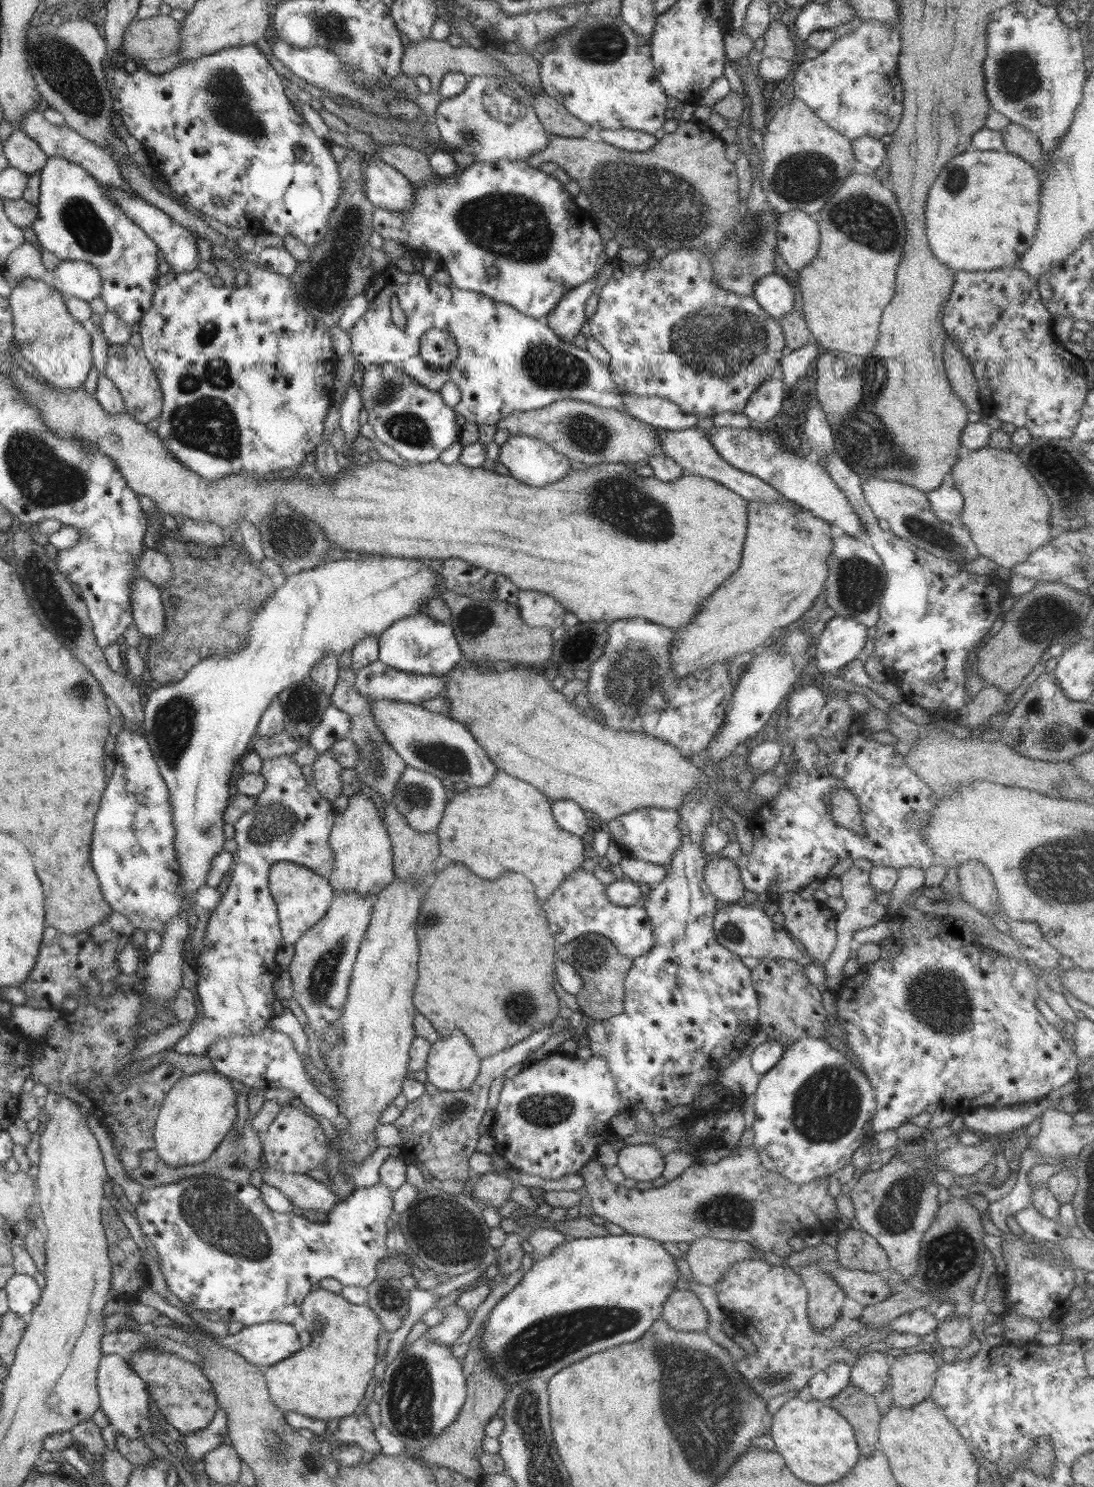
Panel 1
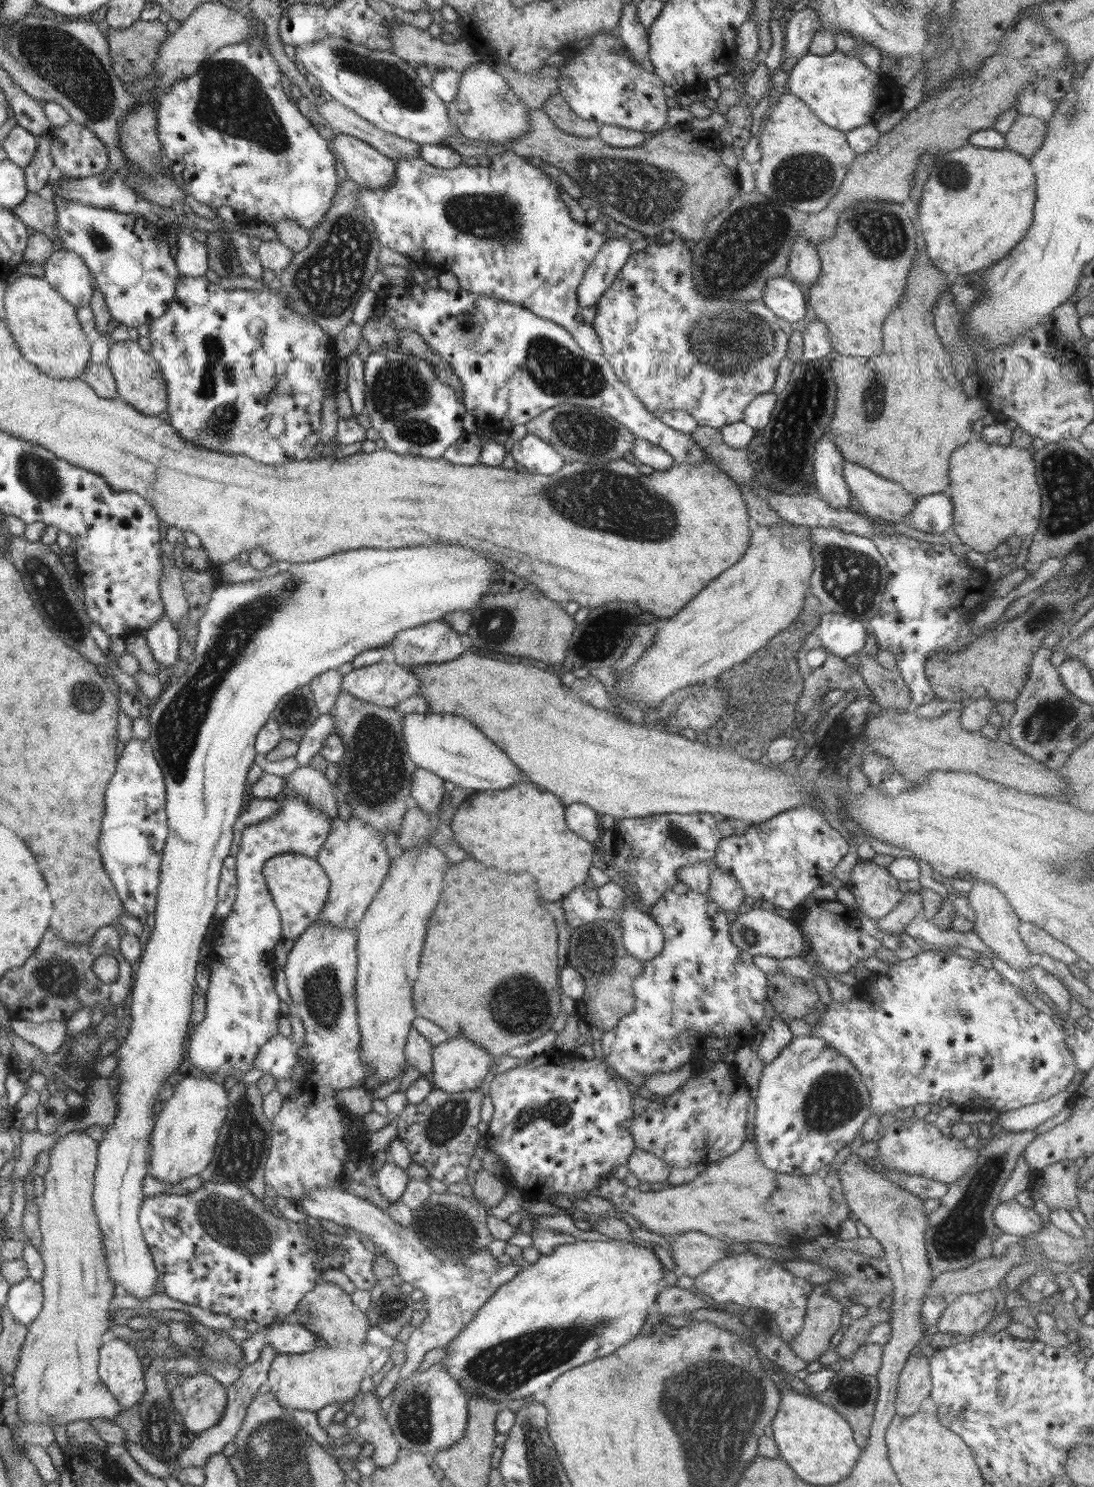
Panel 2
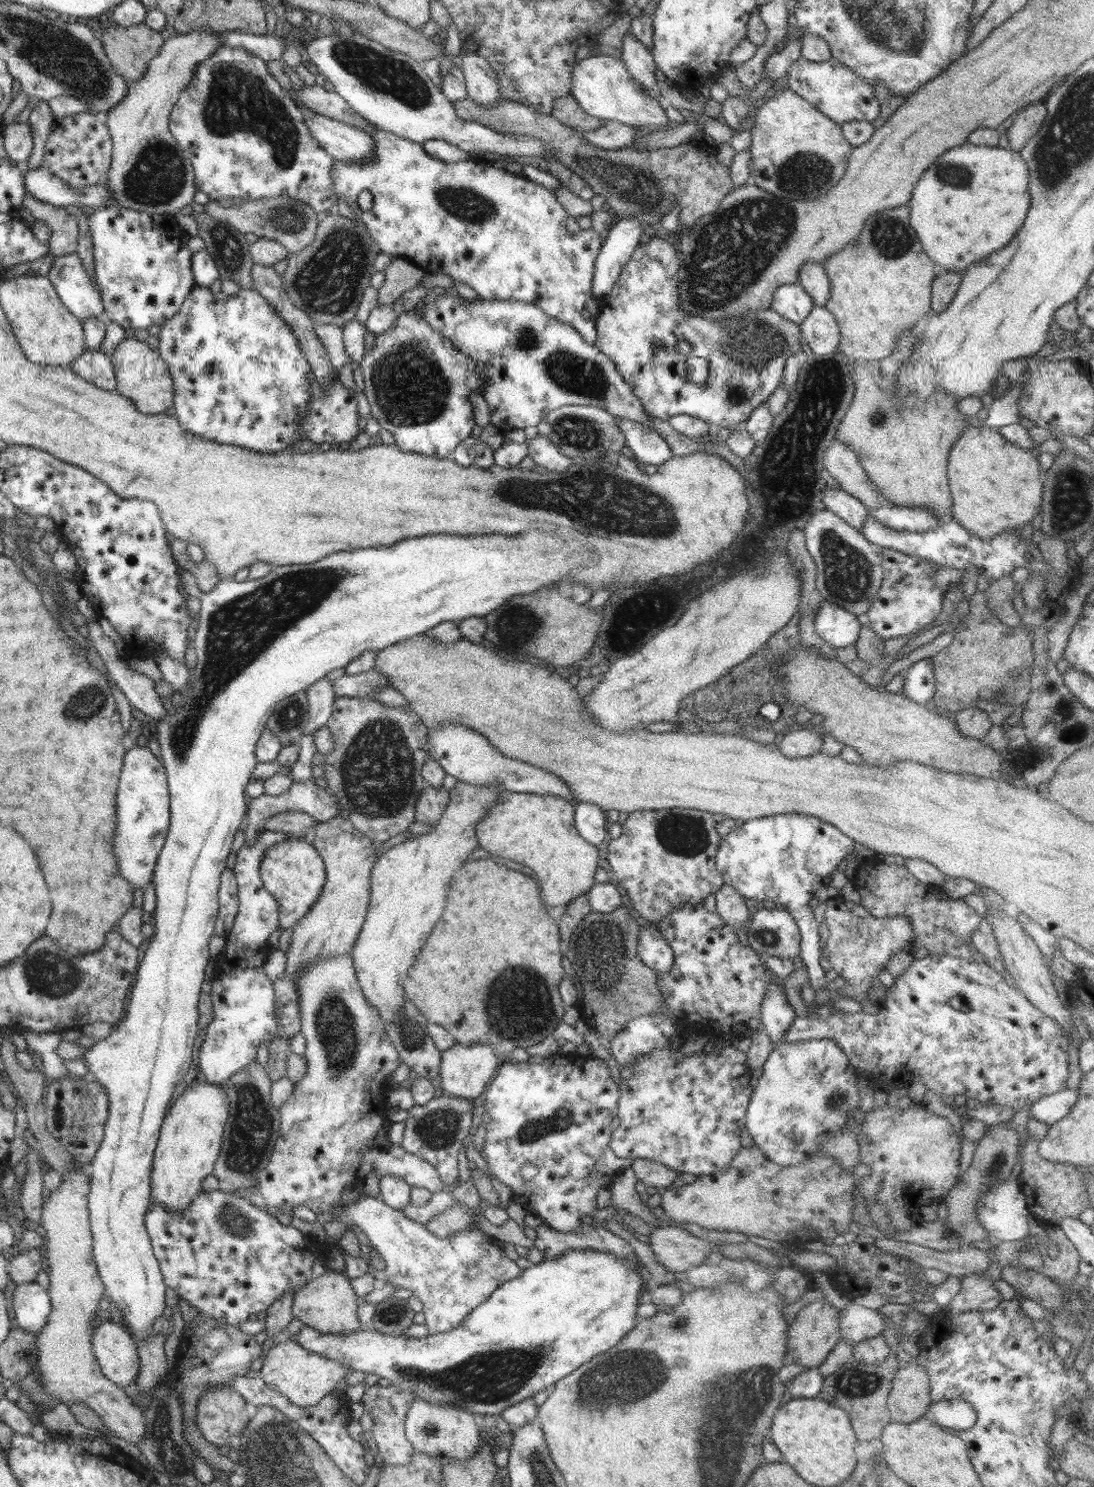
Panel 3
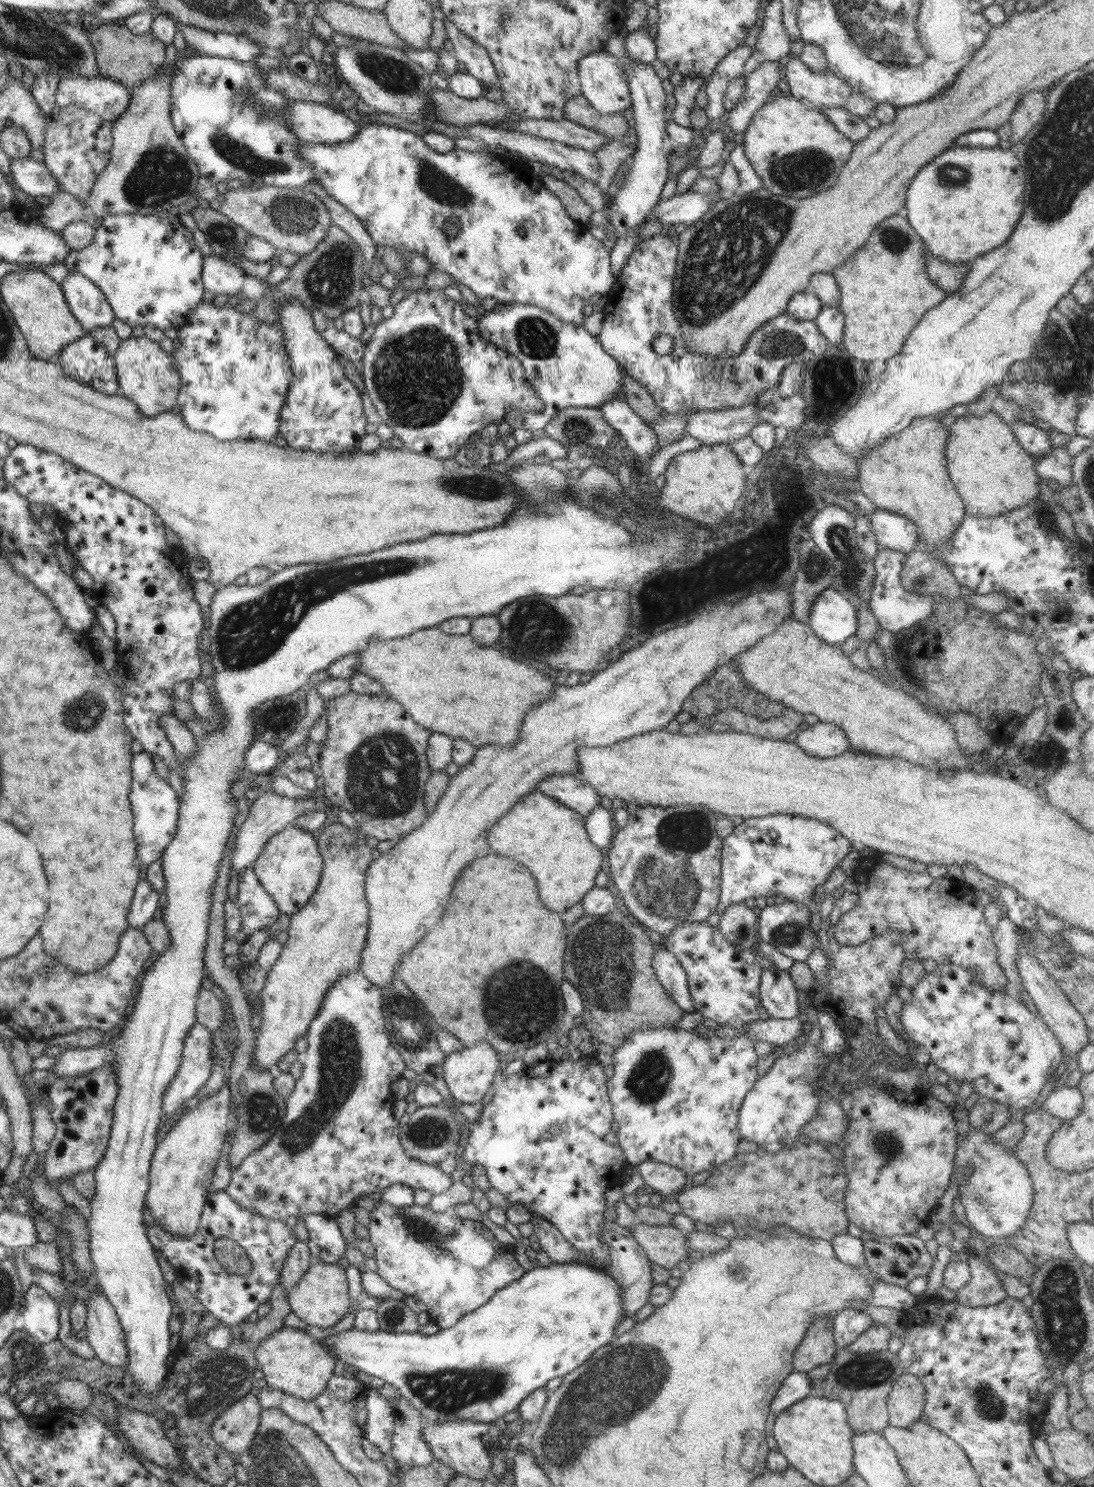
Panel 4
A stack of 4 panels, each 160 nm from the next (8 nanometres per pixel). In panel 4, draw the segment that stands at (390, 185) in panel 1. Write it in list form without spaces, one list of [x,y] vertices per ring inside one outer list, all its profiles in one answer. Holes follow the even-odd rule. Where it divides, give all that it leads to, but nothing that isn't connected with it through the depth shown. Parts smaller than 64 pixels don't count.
[[[291,100],[287,106],[291,129],[303,142],[340,144],[352,140],[360,127],[334,107]]]

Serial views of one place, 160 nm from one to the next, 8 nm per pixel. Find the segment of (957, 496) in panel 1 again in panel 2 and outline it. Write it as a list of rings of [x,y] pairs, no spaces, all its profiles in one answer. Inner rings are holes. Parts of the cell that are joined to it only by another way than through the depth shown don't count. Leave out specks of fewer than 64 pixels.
[[[932,493],[917,499],[911,516],[905,520],[908,526],[926,532],[926,534],[950,534],[953,526],[954,505],[947,493]]]

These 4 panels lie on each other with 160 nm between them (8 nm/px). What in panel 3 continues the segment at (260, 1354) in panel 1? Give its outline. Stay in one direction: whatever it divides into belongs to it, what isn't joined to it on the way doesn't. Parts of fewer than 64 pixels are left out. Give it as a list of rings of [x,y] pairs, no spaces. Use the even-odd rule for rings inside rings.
[[[572,1249],[568,1250],[566,1254],[560,1254],[560,1256],[558,1256],[558,1258],[556,1259],[545,1259],[543,1262],[540,1262],[540,1264],[533,1264],[528,1269],[523,1270],[516,1278],[514,1278],[514,1280],[507,1280],[506,1282],[500,1284],[500,1286],[498,1286],[498,1288],[496,1288],[496,1290],[482,1304],[480,1304],[480,1306],[477,1306],[456,1328],[453,1328],[448,1332],[429,1334],[422,1338],[413,1338],[407,1337],[404,1334],[386,1335],[378,1331],[362,1331],[361,1329],[355,1330],[350,1334],[324,1334],[318,1330],[314,1330],[313,1328],[304,1327],[296,1334],[295,1341],[306,1350],[317,1352],[323,1357],[332,1360],[337,1360],[340,1364],[347,1366],[349,1370],[359,1370],[360,1372],[364,1372],[366,1374],[377,1374],[380,1378],[387,1378],[388,1380],[392,1381],[393,1386],[396,1389],[400,1387],[400,1390],[410,1390],[410,1392],[414,1394],[415,1398],[422,1398],[422,1400],[426,1400],[426,1402],[434,1404],[444,1403],[454,1405],[455,1407],[460,1407],[473,1413],[476,1412],[476,1414],[500,1416],[501,1412],[504,1409],[508,1408],[509,1406],[514,1406],[515,1404],[518,1404],[526,1399],[533,1398],[542,1389],[551,1389],[553,1384],[556,1384],[559,1380],[562,1380],[565,1376],[568,1376],[571,1372],[574,1372],[574,1370],[580,1368],[583,1364],[586,1364],[586,1362],[590,1362],[593,1356],[602,1354],[603,1352],[608,1352],[608,1350],[610,1350],[613,1346],[616,1346],[616,1344],[618,1344],[629,1333],[629,1331],[635,1327],[635,1324],[637,1323],[638,1317],[636,1315],[636,1309],[640,1304],[639,1298],[641,1298],[641,1292],[643,1292],[643,1275],[644,1277],[648,1277],[647,1273],[641,1273],[635,1266],[632,1266],[632,1264],[630,1264],[628,1260],[620,1260],[620,1258],[616,1258],[614,1254],[608,1254],[608,1252],[600,1252],[600,1250],[596,1249]]]

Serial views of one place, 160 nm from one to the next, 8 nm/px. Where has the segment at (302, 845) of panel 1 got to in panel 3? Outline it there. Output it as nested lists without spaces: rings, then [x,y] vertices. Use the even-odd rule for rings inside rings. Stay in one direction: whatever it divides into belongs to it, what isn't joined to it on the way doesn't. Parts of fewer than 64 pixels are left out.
[[[264,831],[262,834],[259,834],[259,837],[253,842],[251,843],[250,841],[246,841],[243,843],[243,845],[239,848],[239,852],[238,852],[238,856],[236,858],[236,864],[234,864],[234,869],[231,870],[236,877],[237,880],[237,895],[239,898],[239,909],[238,909],[238,915],[236,916],[236,920],[233,924],[232,930],[230,930],[230,932],[227,934],[227,936],[225,937],[226,940],[226,948],[224,948],[224,952],[221,953],[219,955],[219,957],[217,957],[217,959],[215,960],[215,969],[214,969],[214,977],[211,979],[211,990],[210,990],[210,998],[211,998],[211,1003],[212,1003],[212,1012],[213,1012],[213,1017],[212,1020],[209,1022],[209,1026],[206,1027],[206,1034],[204,1034],[204,1042],[202,1042],[202,1045],[199,1049],[199,1053],[200,1055],[198,1056],[198,1066],[199,1066],[199,1070],[200,1072],[202,1072],[202,1074],[204,1074],[204,1078],[206,1078],[206,1082],[213,1084],[213,1085],[220,1085],[221,1082],[227,1082],[227,1080],[234,1076],[237,1072],[240,1072],[241,1070],[244,1070],[244,1068],[246,1068],[247,1066],[250,1066],[250,1064],[252,1064],[253,1062],[255,1062],[255,1058],[256,1058],[256,1053],[257,1050],[260,1046],[260,1044],[262,1044],[262,1042],[268,1042],[271,1041],[274,1037],[277,1036],[277,1018],[276,1018],[276,1003],[275,1003],[275,992],[272,986],[273,981],[270,980],[270,978],[268,978],[267,972],[263,969],[263,964],[264,964],[264,959],[266,958],[266,955],[269,953],[270,951],[270,947],[269,947],[269,941],[268,938],[270,938],[270,936],[272,936],[272,934],[274,934],[274,932],[276,932],[276,930],[279,929],[279,904],[276,902],[276,899],[265,889],[265,886],[263,885],[263,880],[261,879],[260,873],[259,873],[259,868],[260,868],[260,863],[261,860],[263,859],[264,853],[266,852],[266,850],[268,850],[268,848],[270,848],[271,846],[274,846],[275,844],[278,844],[279,842],[282,842],[283,840],[286,840],[289,837],[294,837],[294,836],[288,836],[288,834],[286,834],[285,832],[278,832],[278,831]]]

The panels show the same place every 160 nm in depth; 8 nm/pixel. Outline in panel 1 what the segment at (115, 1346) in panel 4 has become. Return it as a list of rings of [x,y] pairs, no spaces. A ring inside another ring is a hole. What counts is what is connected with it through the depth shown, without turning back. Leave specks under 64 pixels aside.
[[[114,1353],[101,1356],[97,1370],[97,1391],[100,1396],[100,1410],[119,1434],[126,1438],[142,1439],[150,1433],[150,1395],[145,1382],[133,1371],[127,1359]]]

